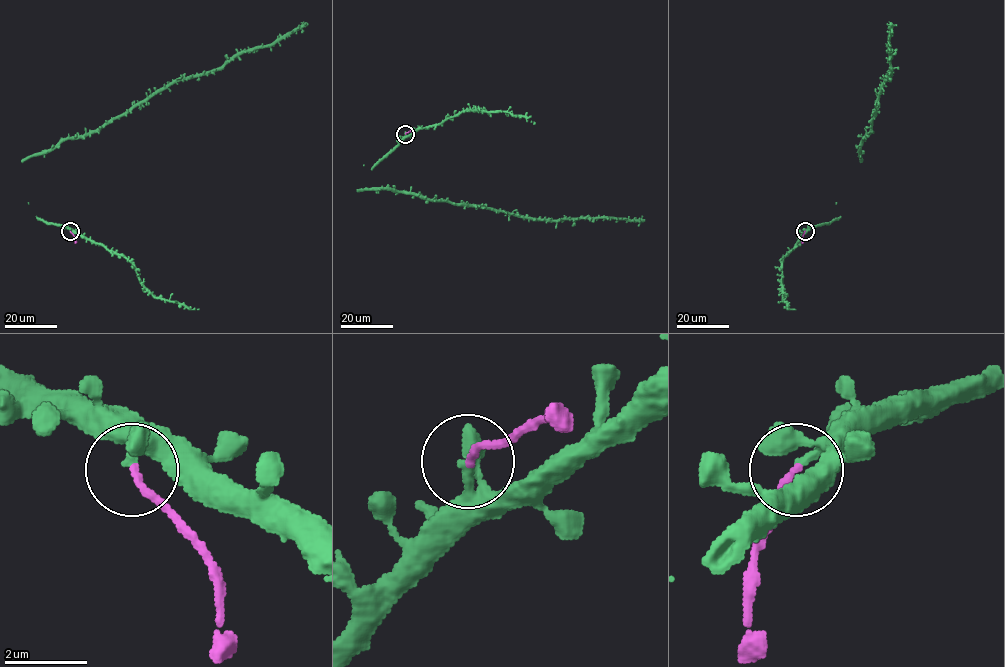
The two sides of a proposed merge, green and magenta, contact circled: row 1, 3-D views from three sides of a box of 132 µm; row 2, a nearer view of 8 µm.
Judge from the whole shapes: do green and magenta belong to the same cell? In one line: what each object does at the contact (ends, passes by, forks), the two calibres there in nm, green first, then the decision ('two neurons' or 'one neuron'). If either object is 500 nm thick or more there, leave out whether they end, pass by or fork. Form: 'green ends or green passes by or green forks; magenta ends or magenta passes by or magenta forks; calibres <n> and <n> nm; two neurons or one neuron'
green passes by; magenta ends; calibres 140 and 170 nm; two neurons

